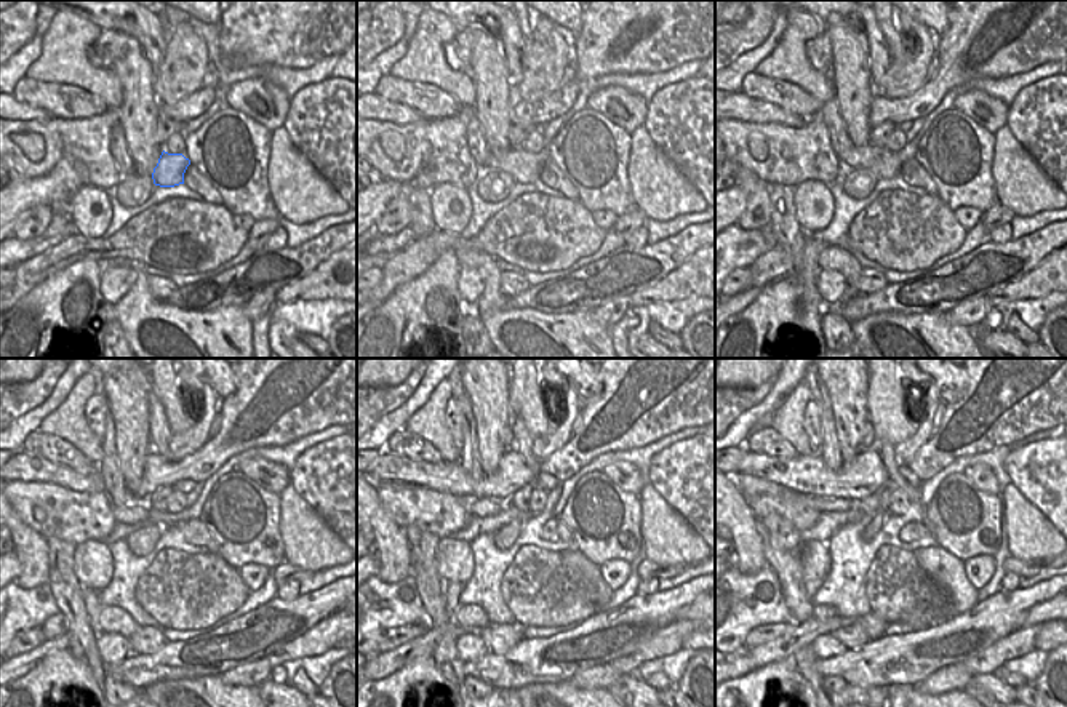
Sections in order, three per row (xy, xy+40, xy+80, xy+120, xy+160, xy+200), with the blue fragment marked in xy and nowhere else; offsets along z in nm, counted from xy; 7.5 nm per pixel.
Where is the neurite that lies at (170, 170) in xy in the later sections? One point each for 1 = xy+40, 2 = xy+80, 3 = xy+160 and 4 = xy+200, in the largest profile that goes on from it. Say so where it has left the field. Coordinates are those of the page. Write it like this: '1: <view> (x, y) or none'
1: xy+40 (525, 168)
2: xy+80 (879, 160)
3: xy+160 (480, 507)
4: xy+200 (819, 504)

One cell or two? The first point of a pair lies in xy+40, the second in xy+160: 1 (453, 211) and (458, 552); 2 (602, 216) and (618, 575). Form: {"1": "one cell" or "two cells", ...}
{"1": "one cell", "2": "one cell"}

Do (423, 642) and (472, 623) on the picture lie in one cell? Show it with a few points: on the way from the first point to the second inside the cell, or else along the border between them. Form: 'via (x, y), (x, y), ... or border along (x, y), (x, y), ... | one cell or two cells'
border along (453, 615), (459, 626), (472, 632) | two cells

